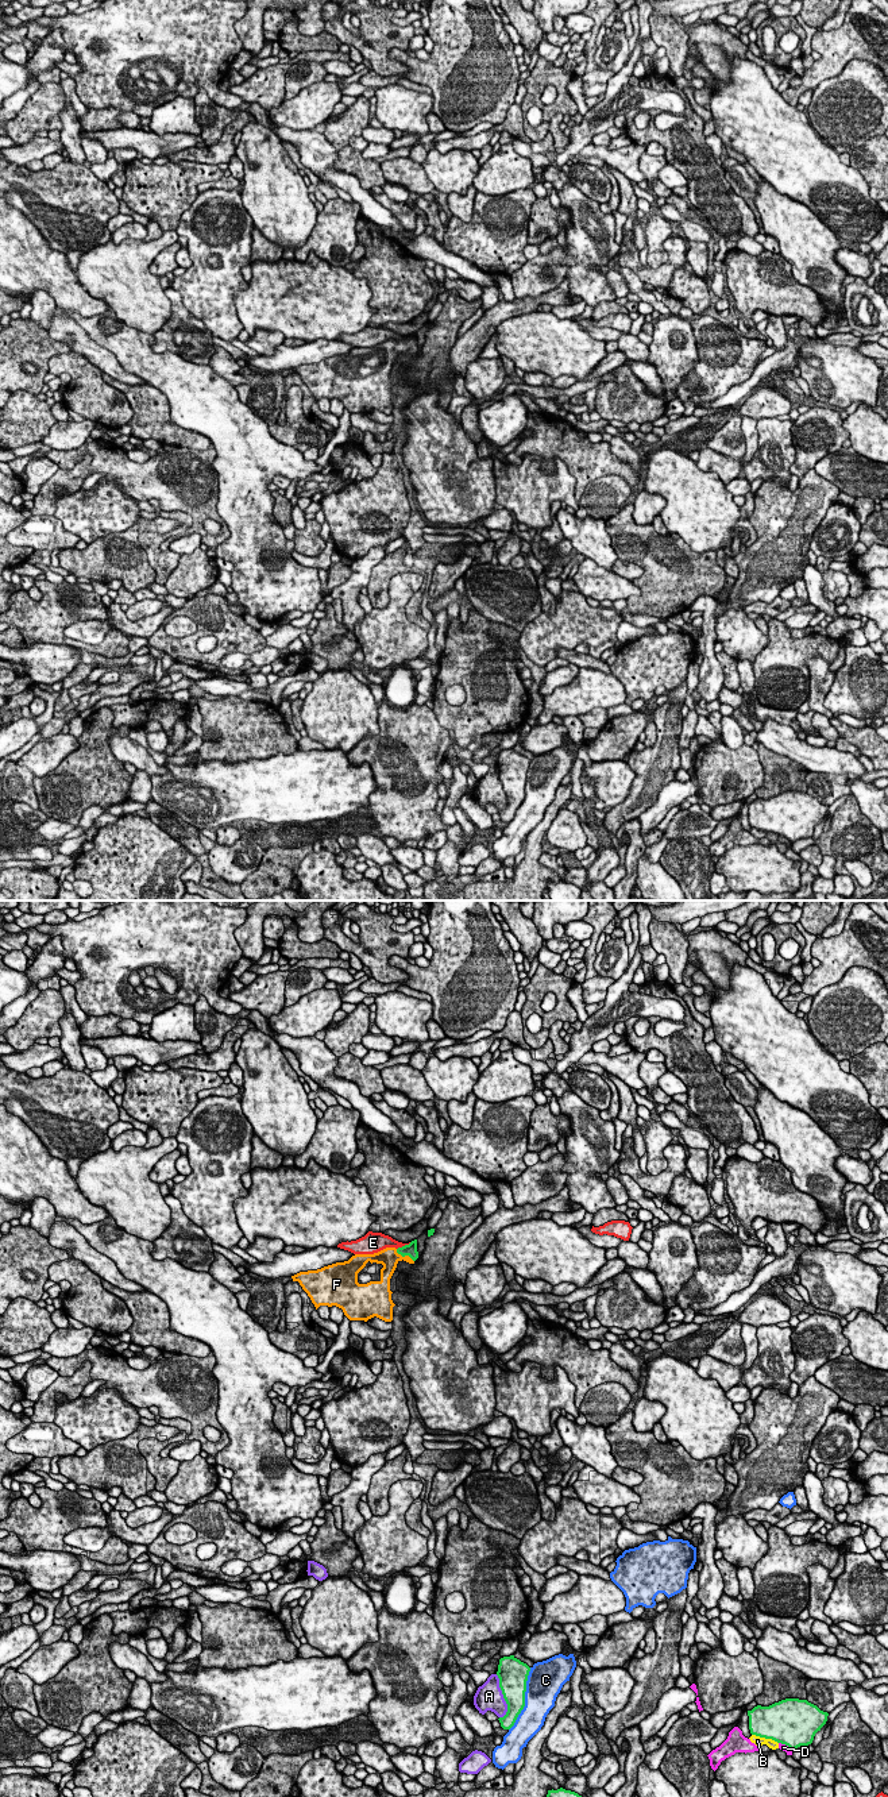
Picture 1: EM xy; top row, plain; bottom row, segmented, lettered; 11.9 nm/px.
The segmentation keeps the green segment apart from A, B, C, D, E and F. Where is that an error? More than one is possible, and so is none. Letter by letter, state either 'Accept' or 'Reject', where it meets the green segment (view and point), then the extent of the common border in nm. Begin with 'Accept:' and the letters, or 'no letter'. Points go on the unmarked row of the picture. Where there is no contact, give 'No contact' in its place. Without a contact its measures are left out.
Accept: F
A: Reject. Touches green at xy (504, 789). Shared border 550 nm
B: Reject. Touches green at xy (765, 830). Shared border 340 nm
C: Reject. Touches green at xy (524, 791). Shared border 800 nm
D: Reject. Touches green at xy (786, 837). Shared border 190 nm
E: Reject. Touches green at xy (405, 338). Shared border 190 nm
F: Accept. Touches green at xy (404, 349). Shared border 260 nm

